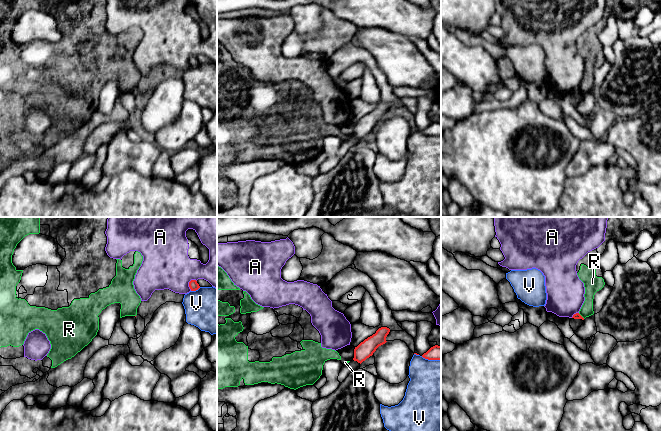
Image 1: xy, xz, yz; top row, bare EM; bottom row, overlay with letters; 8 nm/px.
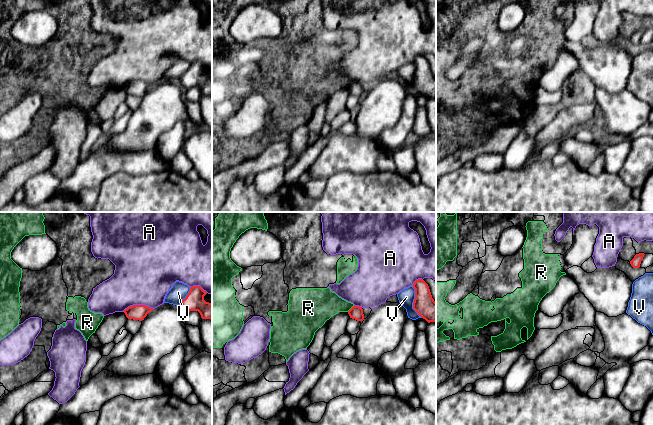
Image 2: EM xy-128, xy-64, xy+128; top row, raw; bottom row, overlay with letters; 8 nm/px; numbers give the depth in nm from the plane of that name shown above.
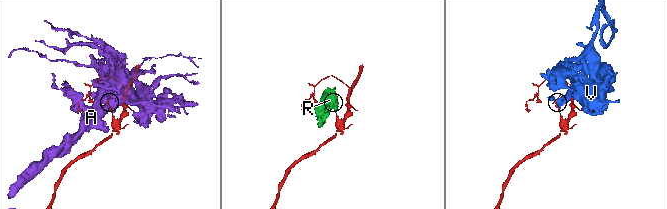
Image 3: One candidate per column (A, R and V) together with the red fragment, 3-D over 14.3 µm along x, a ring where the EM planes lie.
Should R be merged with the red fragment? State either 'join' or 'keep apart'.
keep apart

